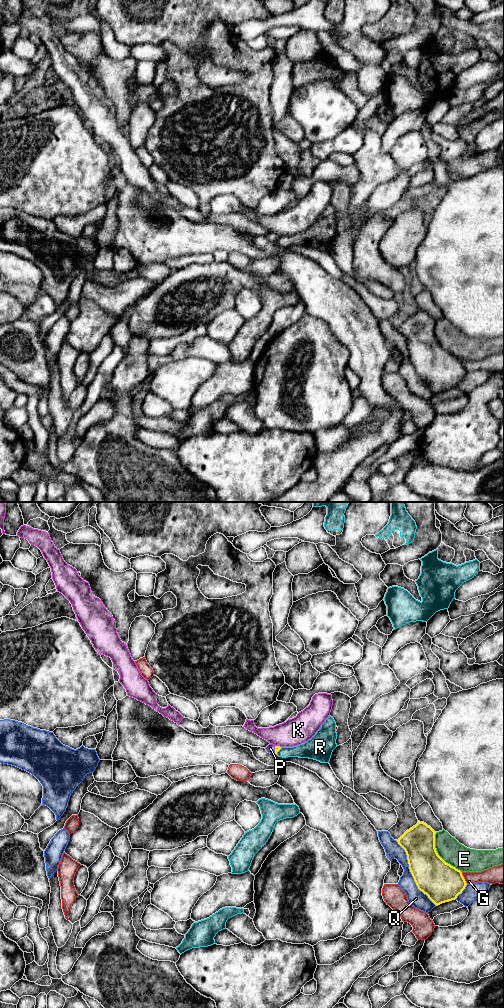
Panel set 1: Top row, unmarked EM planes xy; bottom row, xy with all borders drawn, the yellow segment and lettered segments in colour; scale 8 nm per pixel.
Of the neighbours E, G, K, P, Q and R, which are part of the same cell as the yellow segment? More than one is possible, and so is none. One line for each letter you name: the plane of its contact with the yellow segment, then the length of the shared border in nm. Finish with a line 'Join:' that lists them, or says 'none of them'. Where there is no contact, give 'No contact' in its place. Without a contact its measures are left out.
P: Touches yellow in xy. Shared border 70 nm
Join: P

